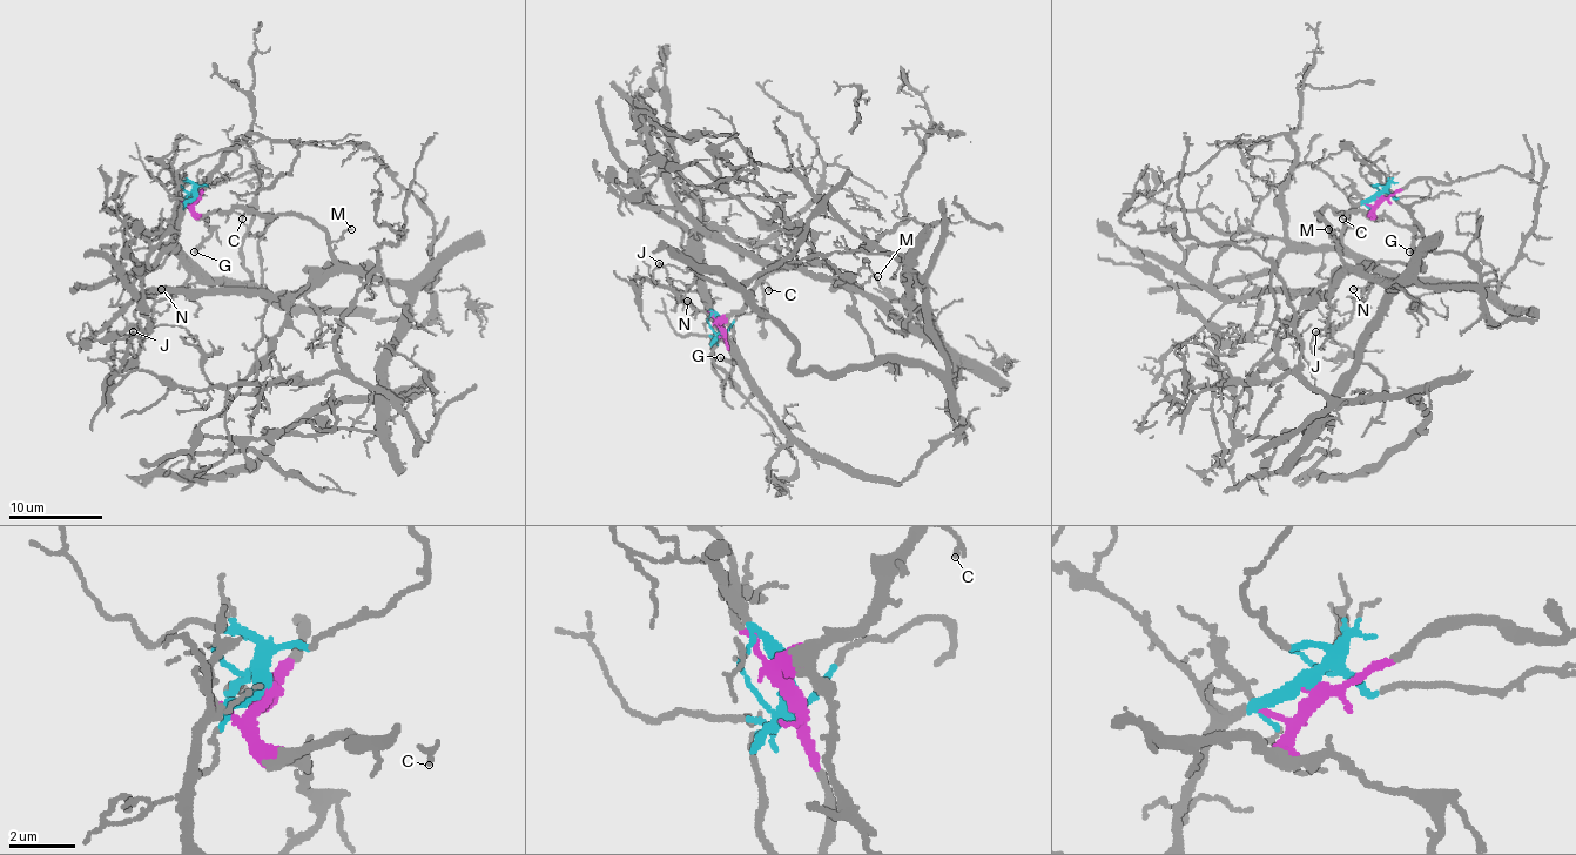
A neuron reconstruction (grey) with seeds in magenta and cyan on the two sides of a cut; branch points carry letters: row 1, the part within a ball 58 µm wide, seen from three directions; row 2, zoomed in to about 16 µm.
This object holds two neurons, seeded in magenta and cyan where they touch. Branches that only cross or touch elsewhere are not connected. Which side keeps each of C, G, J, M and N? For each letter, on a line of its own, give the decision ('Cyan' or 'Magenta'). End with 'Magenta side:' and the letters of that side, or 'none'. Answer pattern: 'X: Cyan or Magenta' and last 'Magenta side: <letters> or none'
C: Magenta
G: Magenta
J: Cyan
M: Magenta
N: Cyan
Magenta side: C, G, M

